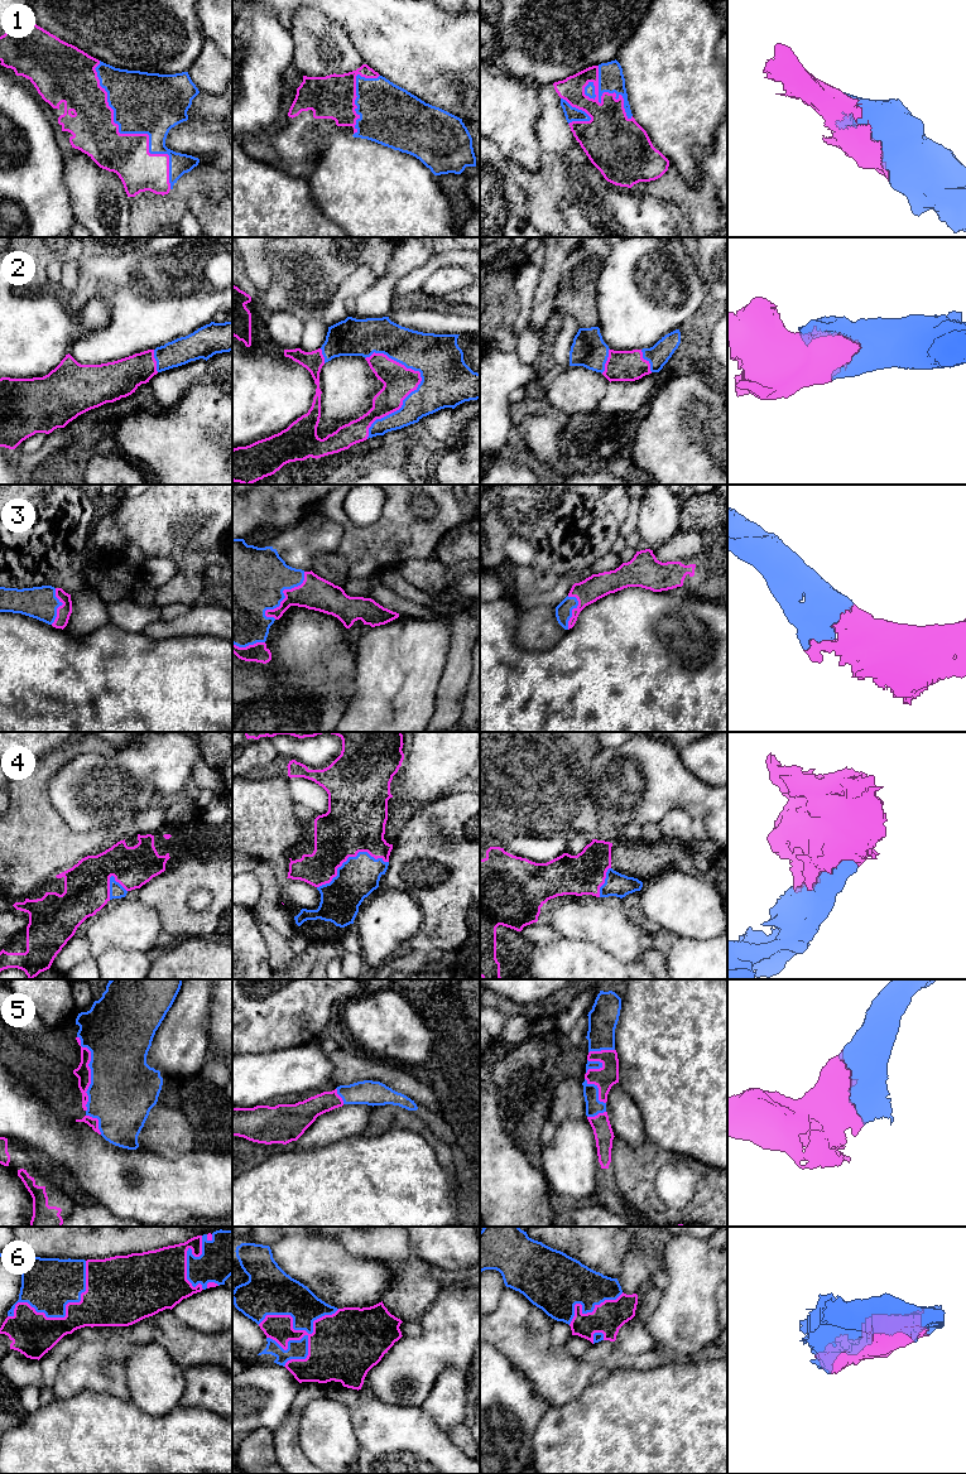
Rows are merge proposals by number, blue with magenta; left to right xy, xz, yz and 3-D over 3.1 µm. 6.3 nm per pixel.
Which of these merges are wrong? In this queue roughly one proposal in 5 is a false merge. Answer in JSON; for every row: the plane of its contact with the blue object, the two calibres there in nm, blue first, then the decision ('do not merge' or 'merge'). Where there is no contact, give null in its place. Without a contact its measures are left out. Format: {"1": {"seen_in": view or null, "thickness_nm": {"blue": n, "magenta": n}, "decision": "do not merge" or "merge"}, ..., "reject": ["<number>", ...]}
{"1": {"seen_in": "xy", "thickness_nm": {"blue": 380, "magenta": 280}, "decision": "merge"}, "2": {"seen_in": "xz", "thickness_nm": {"blue": 320, "magenta": 200}, "decision": "merge"}, "3": {"seen_in": "xz", "thickness_nm": {"blue": 440, "magenta": 220}, "decision": "merge"}, "4": {"seen_in": "xz", "thickness_nm": {"blue": 260, "magenta": 380}, "decision": "merge"}, "5": {"seen_in": "xy", "thickness_nm": {"blue": 420, "magenta": 100}, "decision": "merge"}, "6": {"seen_in": "xz", "thickness_nm": {"blue": 260, "magenta": 320}, "decision": "merge"}, "reject": []}

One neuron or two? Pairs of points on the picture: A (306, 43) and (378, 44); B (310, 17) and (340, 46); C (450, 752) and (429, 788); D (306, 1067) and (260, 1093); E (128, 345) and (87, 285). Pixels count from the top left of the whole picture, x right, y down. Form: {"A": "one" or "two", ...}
{"A": "two", "B": "one", "C": "one", "D": "one", "E": "one"}

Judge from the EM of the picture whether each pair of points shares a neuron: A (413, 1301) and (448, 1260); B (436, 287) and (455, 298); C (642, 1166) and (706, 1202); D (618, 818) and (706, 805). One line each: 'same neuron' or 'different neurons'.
A: different neurons
B: different neurons
C: same neuron
D: same neuron

